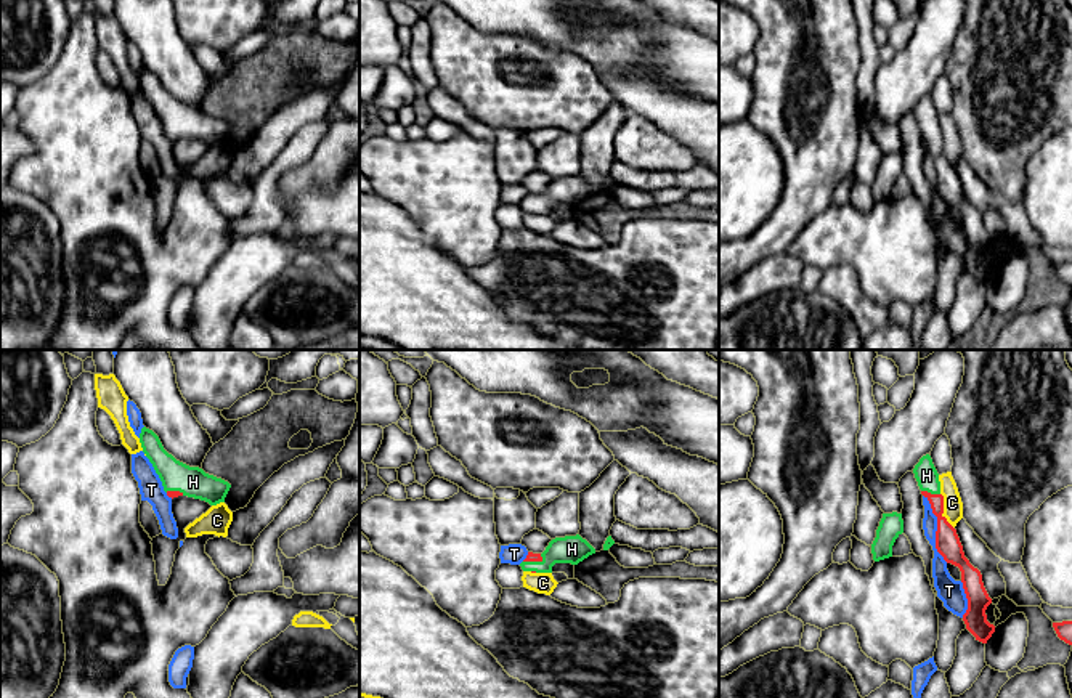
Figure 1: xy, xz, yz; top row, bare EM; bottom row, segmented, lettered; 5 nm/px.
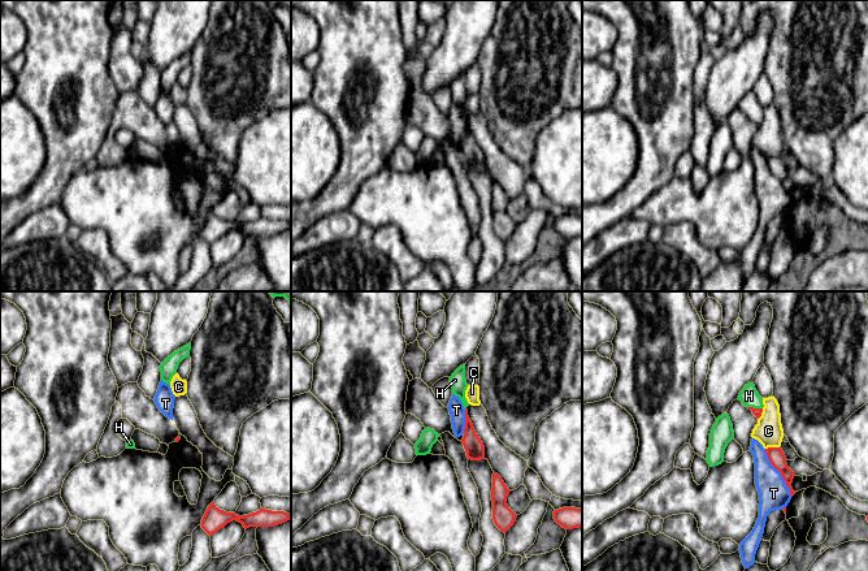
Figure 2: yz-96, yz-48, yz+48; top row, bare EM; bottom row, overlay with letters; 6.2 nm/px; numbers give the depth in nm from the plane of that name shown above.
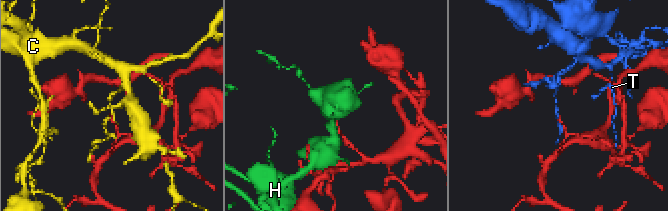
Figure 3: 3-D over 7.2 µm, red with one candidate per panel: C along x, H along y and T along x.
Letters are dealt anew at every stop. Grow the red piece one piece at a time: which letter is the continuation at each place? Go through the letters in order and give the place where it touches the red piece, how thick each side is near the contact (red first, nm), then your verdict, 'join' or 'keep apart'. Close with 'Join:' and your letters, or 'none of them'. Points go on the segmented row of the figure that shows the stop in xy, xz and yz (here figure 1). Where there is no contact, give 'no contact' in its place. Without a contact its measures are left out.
C: yz (942, 511) | 130/100 nm | keep apart
H: yz (931, 495) | 120/120 nm | join
T: yz (938, 528) | 130/90 nm | keep apart
Join: H

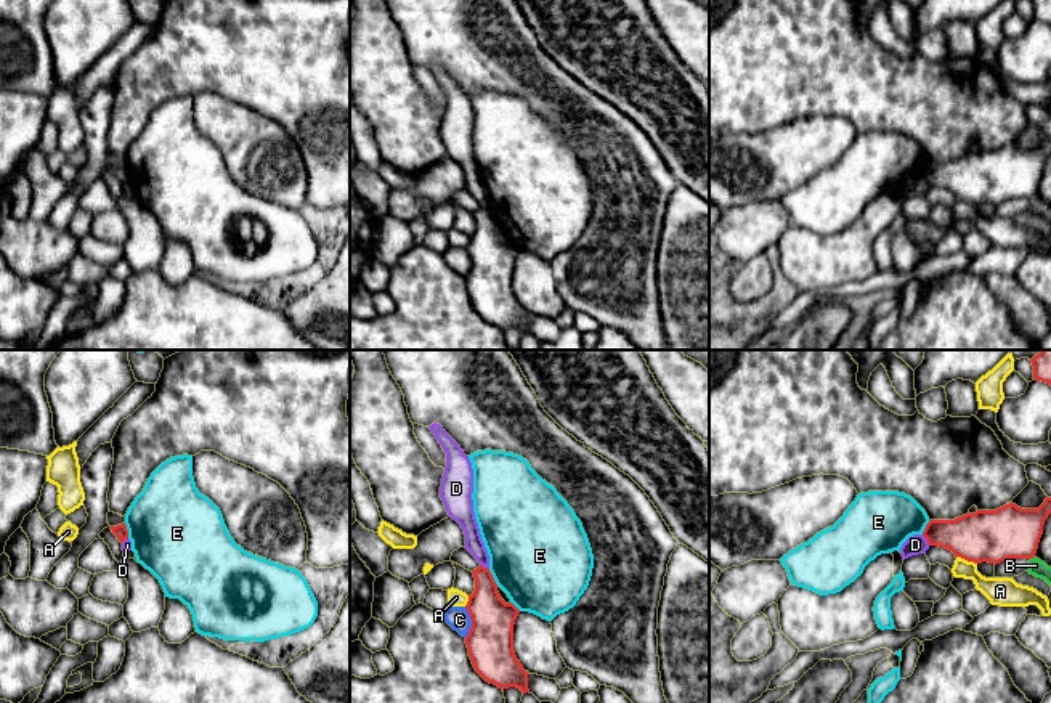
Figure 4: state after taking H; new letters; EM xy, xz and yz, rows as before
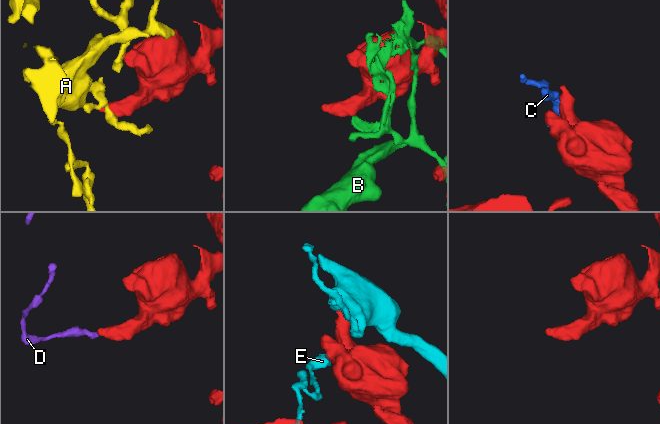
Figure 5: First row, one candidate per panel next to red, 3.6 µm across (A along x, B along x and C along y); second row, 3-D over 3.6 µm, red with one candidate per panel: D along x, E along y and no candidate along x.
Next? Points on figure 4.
A: yz (966, 559) | 260/140 nm | keep apart
B: yz (1032, 557) | 260/90 nm | keep apart
C: xz (472, 623) | 240/110 nm | keep apart
D: yz (926, 538) | 240/100 nm | keep apart
E: xz (491, 577) | 220/480 nm | keep apart
Join: none of them

